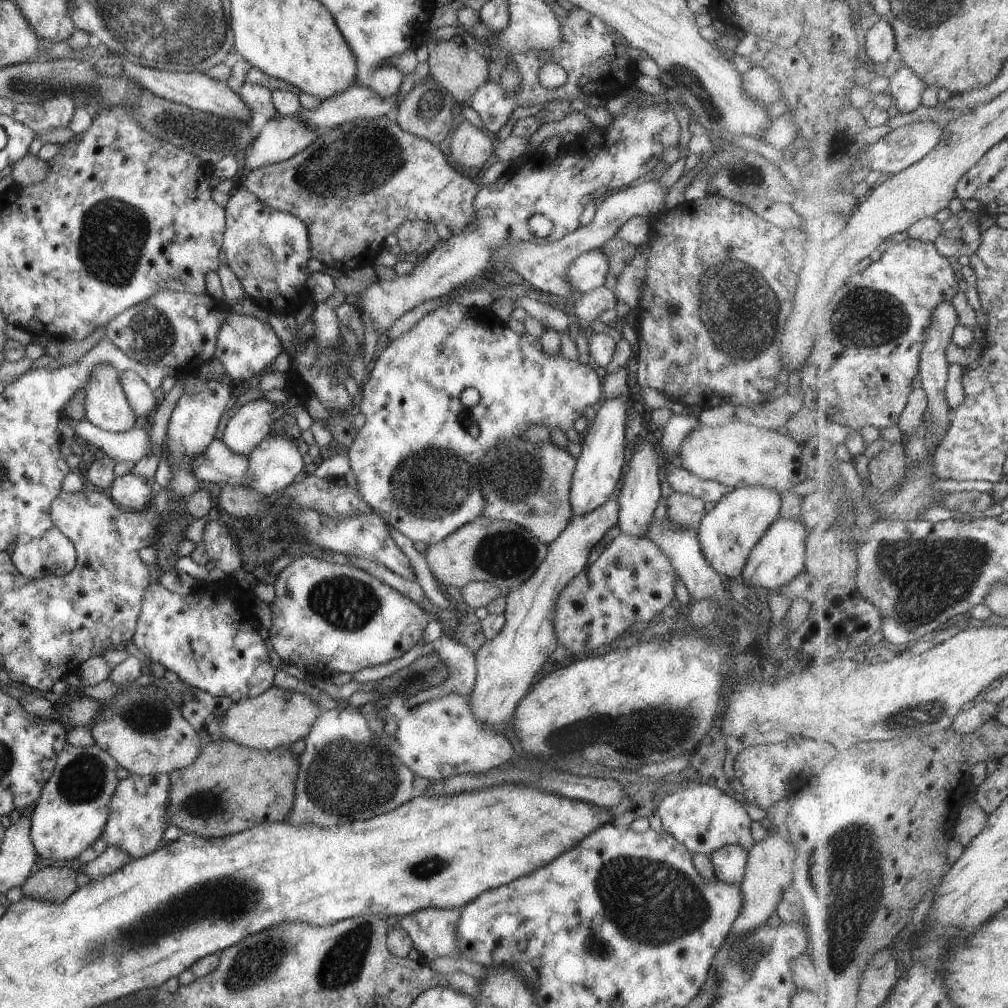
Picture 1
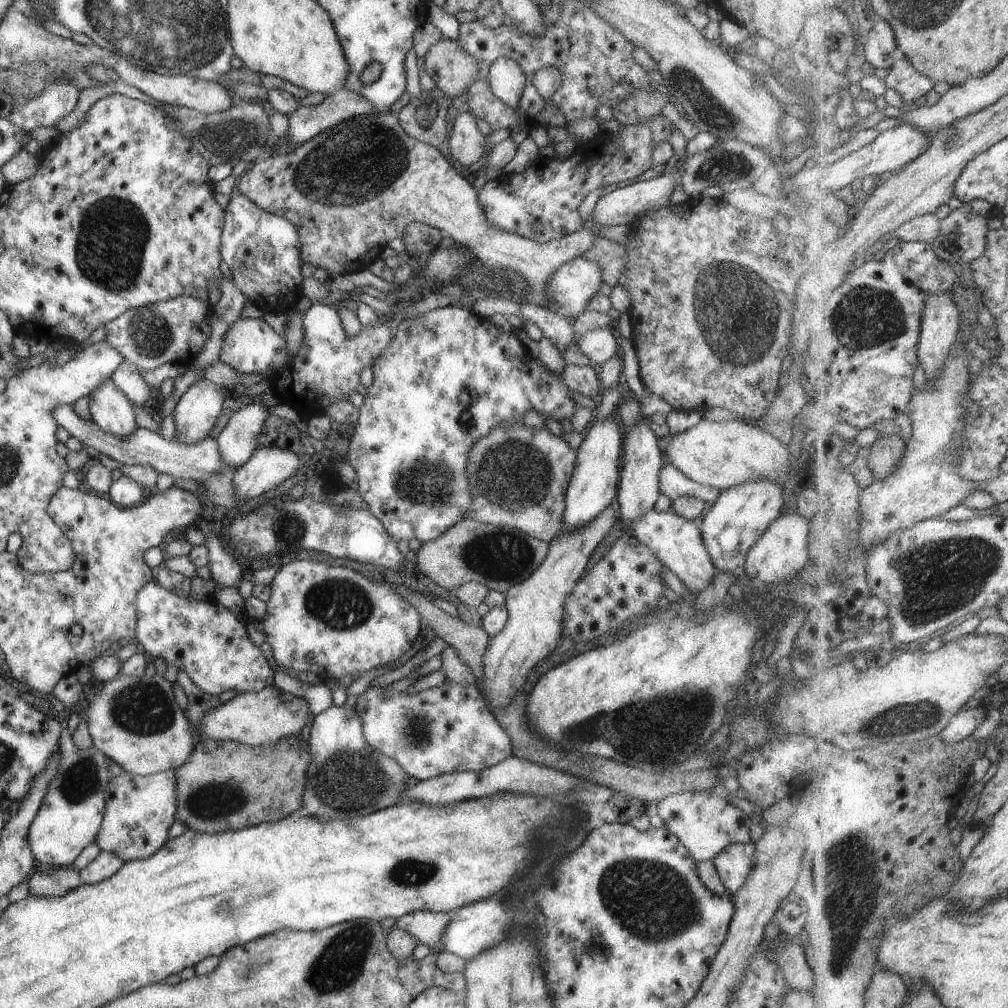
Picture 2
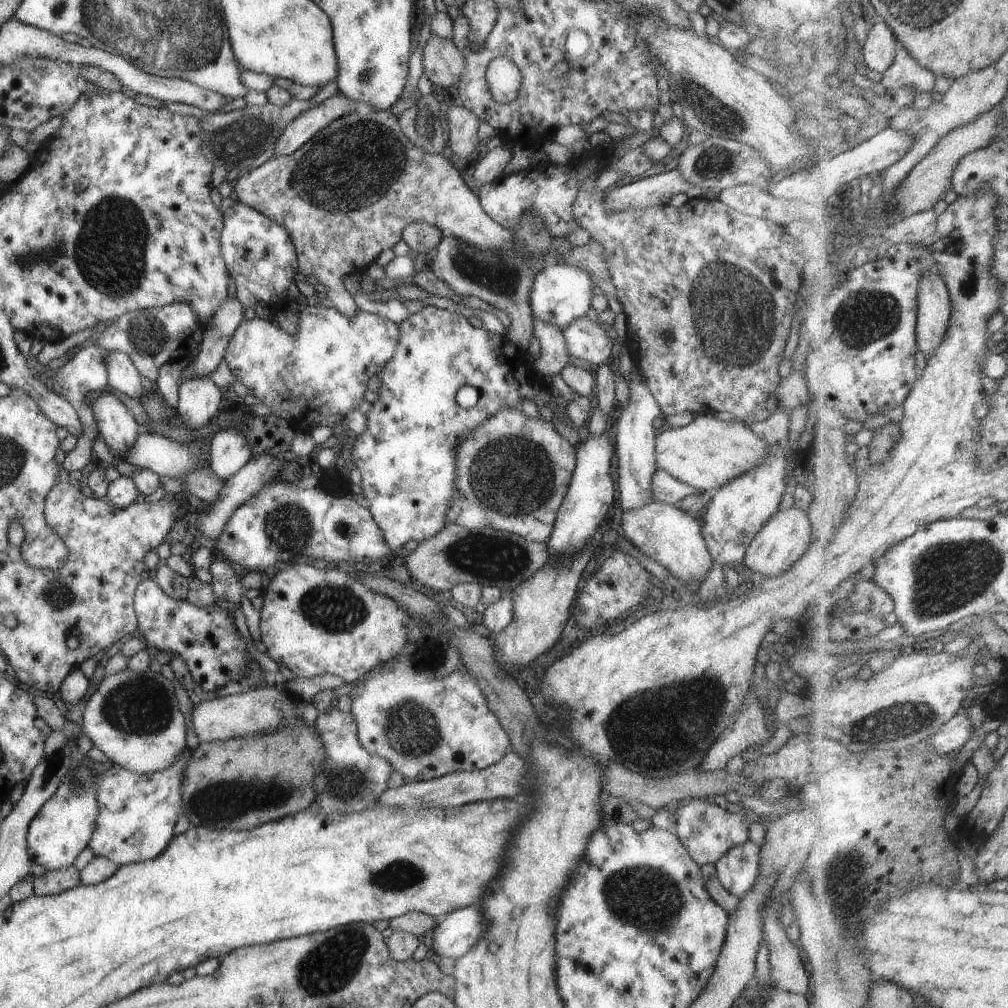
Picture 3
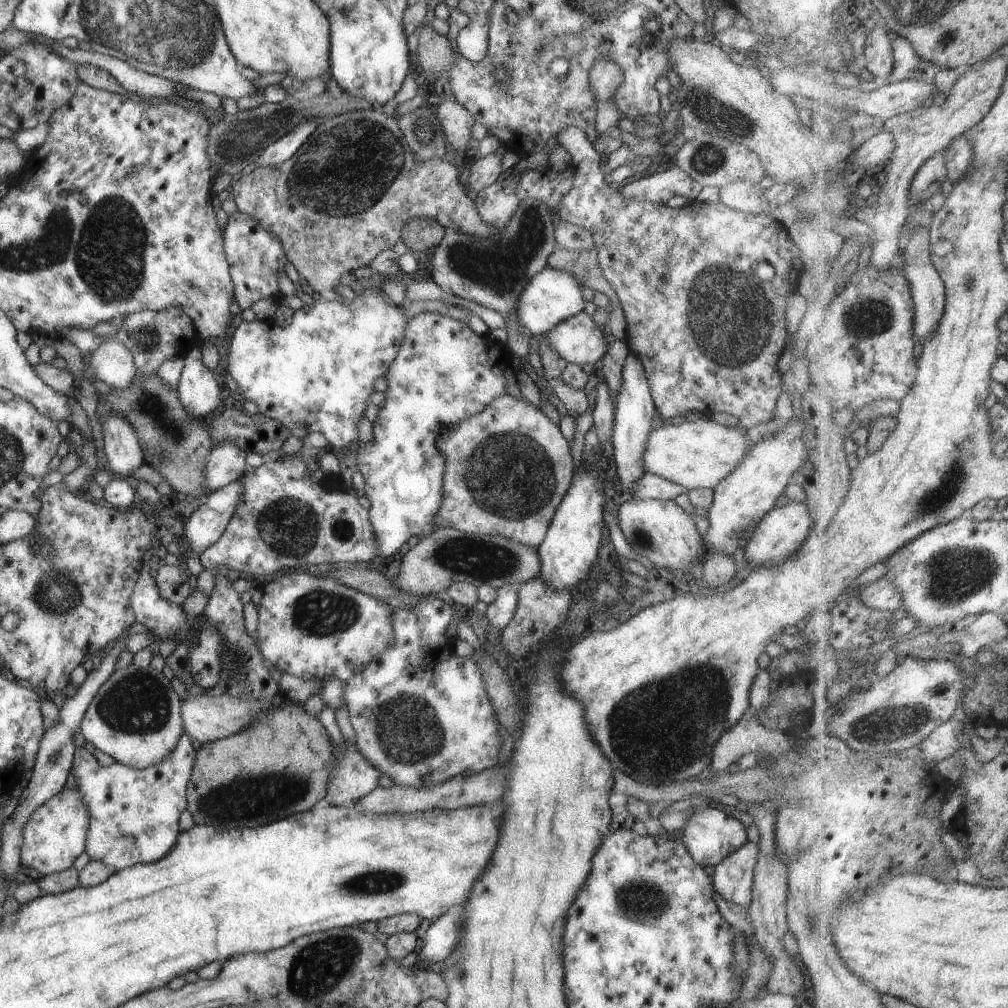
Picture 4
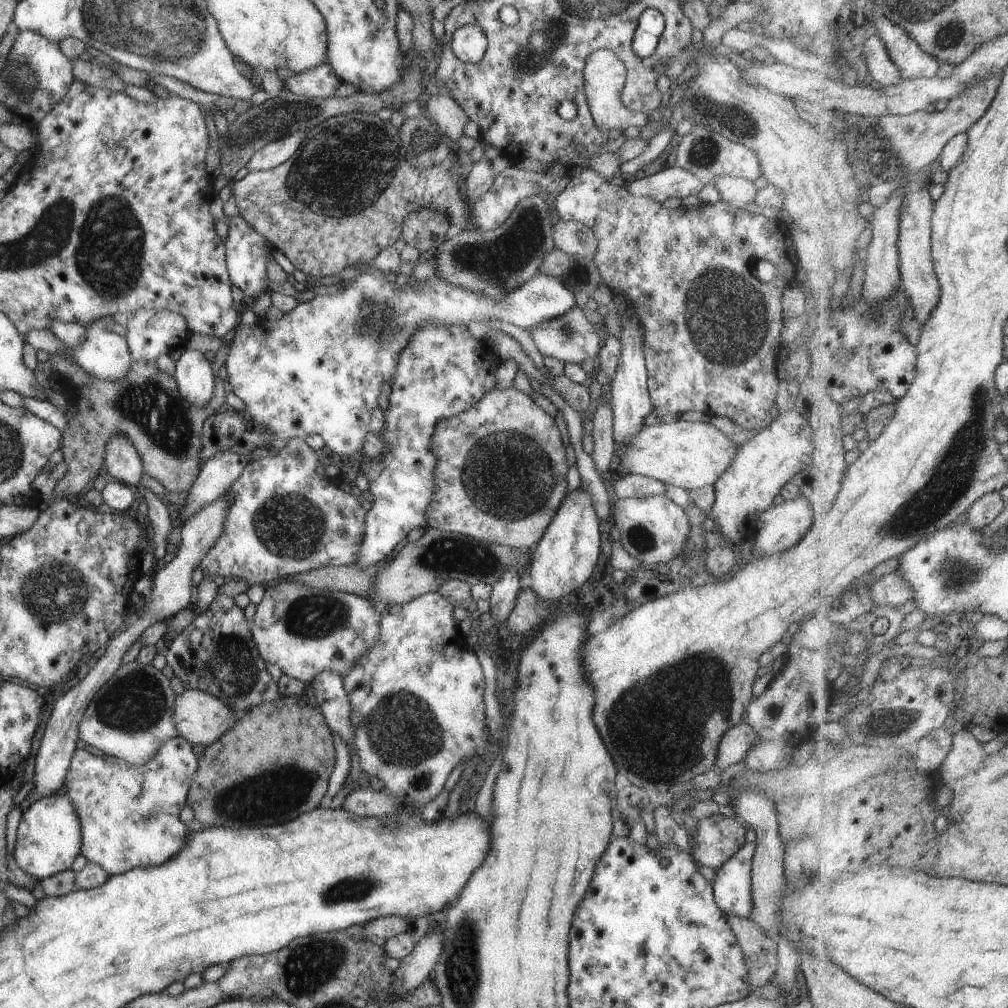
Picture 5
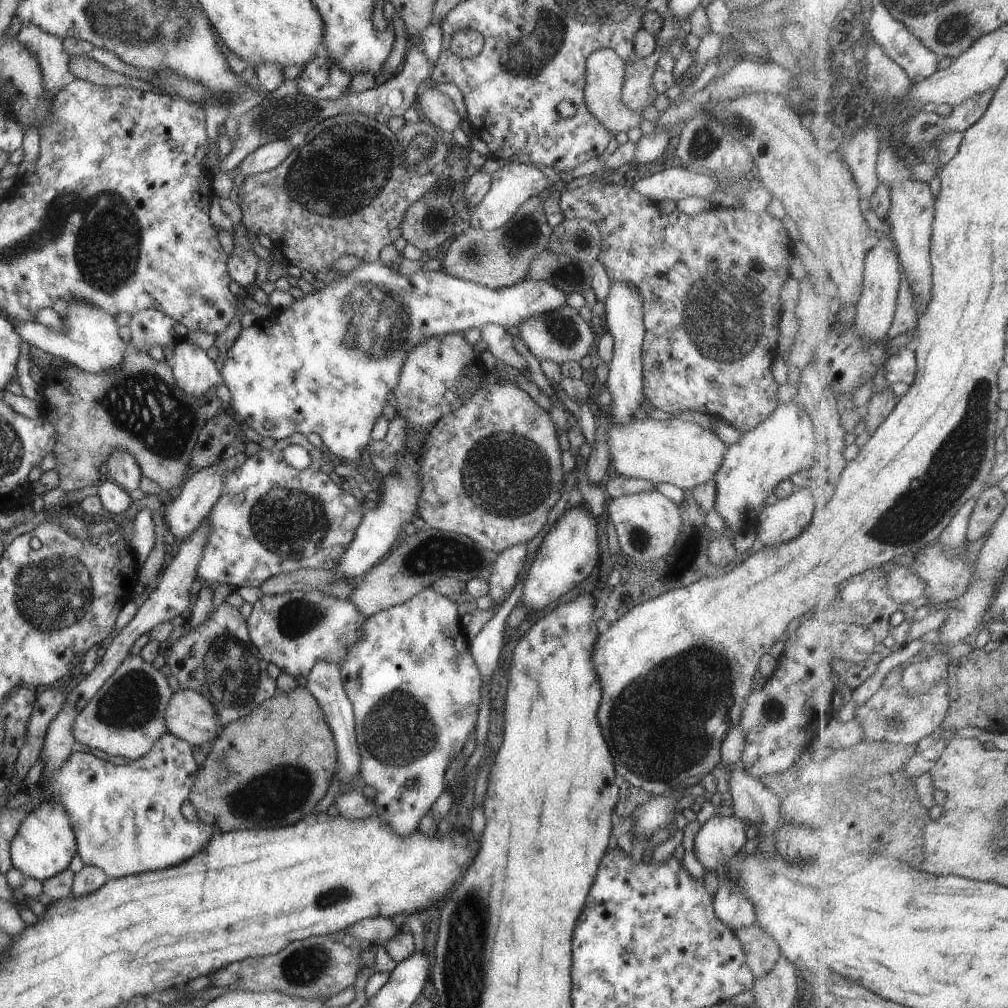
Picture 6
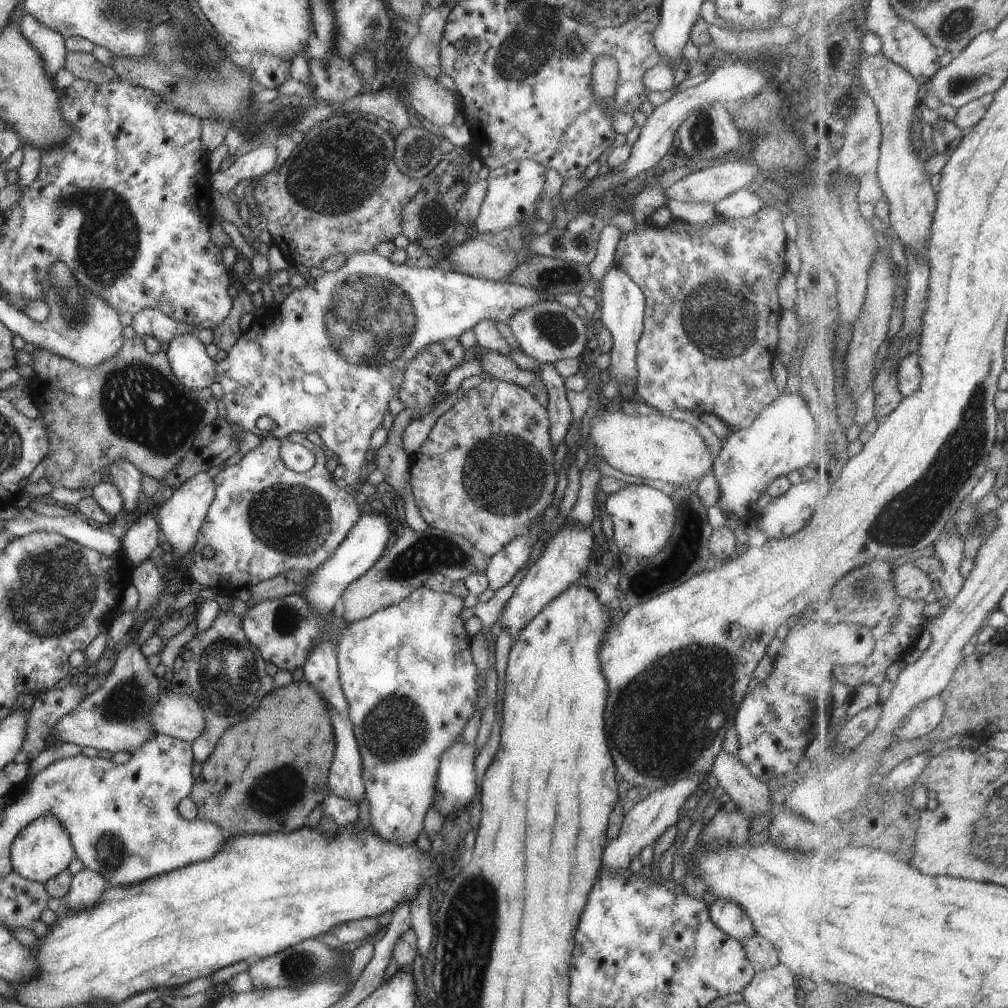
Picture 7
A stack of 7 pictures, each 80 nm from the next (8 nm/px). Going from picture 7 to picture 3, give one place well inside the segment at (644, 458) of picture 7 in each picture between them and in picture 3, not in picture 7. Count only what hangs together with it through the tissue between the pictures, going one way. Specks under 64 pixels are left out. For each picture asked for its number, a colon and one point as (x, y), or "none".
3: (707, 453)
4: (696, 455)
5: (689, 455)
6: (682, 454)

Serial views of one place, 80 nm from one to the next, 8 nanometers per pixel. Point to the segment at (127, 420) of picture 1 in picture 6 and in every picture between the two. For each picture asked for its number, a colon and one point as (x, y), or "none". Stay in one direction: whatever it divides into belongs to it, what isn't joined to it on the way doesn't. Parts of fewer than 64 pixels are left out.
2: (109, 408)
3: (114, 422)
4: (122, 451)
5: (121, 460)
6: (121, 467)

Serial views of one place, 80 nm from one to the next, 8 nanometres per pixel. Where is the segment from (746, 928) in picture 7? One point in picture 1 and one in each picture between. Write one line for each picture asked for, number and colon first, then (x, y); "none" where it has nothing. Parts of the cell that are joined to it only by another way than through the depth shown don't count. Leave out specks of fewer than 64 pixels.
1: (728, 862)
2: (732, 863)
3: (736, 868)
4: (732, 877)
5: (731, 884)
6: (729, 905)

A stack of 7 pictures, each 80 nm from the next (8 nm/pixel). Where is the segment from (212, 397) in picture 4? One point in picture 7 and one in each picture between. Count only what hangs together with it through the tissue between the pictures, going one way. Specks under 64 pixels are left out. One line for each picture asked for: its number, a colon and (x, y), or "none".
5: (193, 375)
6: (194, 373)
7: (188, 361)

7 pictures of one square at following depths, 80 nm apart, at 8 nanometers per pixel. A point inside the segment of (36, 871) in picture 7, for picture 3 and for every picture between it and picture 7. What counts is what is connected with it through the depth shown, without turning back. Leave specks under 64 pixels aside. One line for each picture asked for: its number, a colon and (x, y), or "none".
3: (64, 824)
4: (54, 835)
5: (48, 836)
6: (43, 844)

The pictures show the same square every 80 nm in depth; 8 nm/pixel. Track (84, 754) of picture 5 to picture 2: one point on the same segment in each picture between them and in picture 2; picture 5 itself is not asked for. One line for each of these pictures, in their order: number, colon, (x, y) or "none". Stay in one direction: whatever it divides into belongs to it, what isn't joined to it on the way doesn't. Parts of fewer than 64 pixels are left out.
2: (138, 810)
3: (136, 811)
4: (133, 814)

